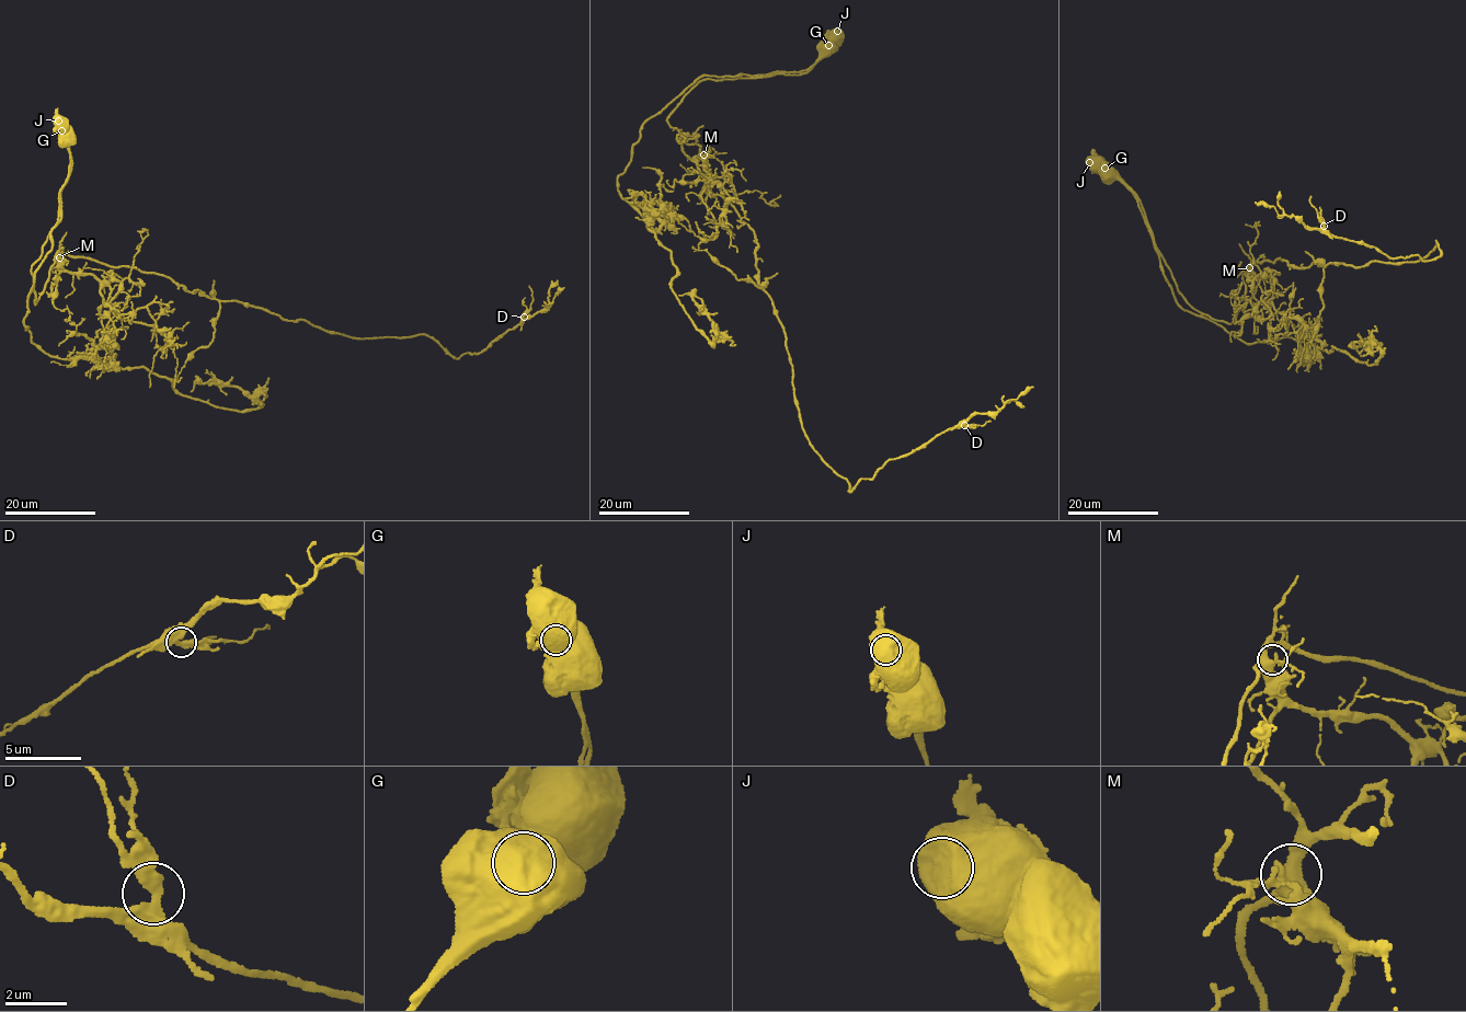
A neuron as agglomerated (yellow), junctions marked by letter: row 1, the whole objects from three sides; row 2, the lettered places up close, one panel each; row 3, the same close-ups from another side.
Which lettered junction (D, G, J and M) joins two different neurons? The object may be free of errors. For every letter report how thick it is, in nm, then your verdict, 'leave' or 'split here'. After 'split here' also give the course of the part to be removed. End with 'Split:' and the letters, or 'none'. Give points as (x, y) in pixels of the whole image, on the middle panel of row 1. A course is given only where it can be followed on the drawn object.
D: 440 nm | leave
G: 1600 nm | split here | (828, 45), (798, 72), (702, 76), (644, 122), (617, 185), (712, 342), (678, 296)
J: 1250 nm | leave
M: 440 nm | leave
Split: G

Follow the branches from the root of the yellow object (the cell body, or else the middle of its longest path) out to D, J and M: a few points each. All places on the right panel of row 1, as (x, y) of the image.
D: (1104, 175), (1180, 294), (1228, 323), (1253, 263), (1441, 254), (1324, 226)
J: (1104, 175), (1089, 162)
M: (1104, 175), (1136, 199), (1180, 294), (1197, 310), (1232, 322), (1249, 267)

